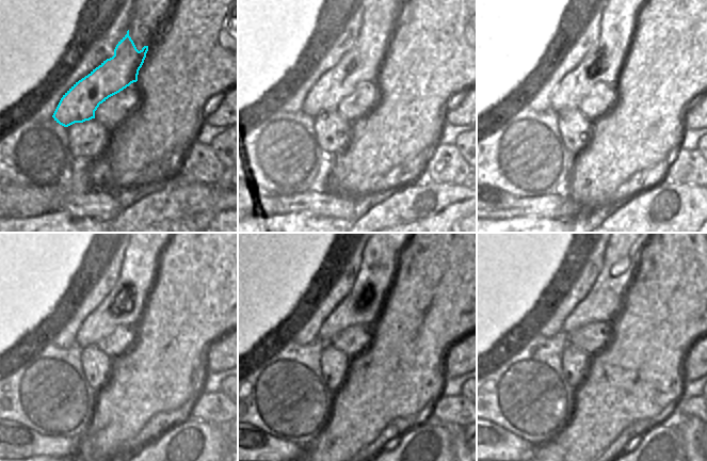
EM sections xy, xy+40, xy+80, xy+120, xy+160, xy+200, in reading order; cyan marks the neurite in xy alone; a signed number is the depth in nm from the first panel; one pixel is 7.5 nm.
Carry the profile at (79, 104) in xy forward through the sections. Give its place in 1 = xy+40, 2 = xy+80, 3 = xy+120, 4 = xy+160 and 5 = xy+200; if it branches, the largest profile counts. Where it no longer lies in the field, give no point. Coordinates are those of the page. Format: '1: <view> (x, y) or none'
1: xy+40 (363, 63)
2: xy+80 (603, 64)
3: xy+120 (124, 305)
4: xy+160 (363, 305)
5: xy+200 (605, 299)

